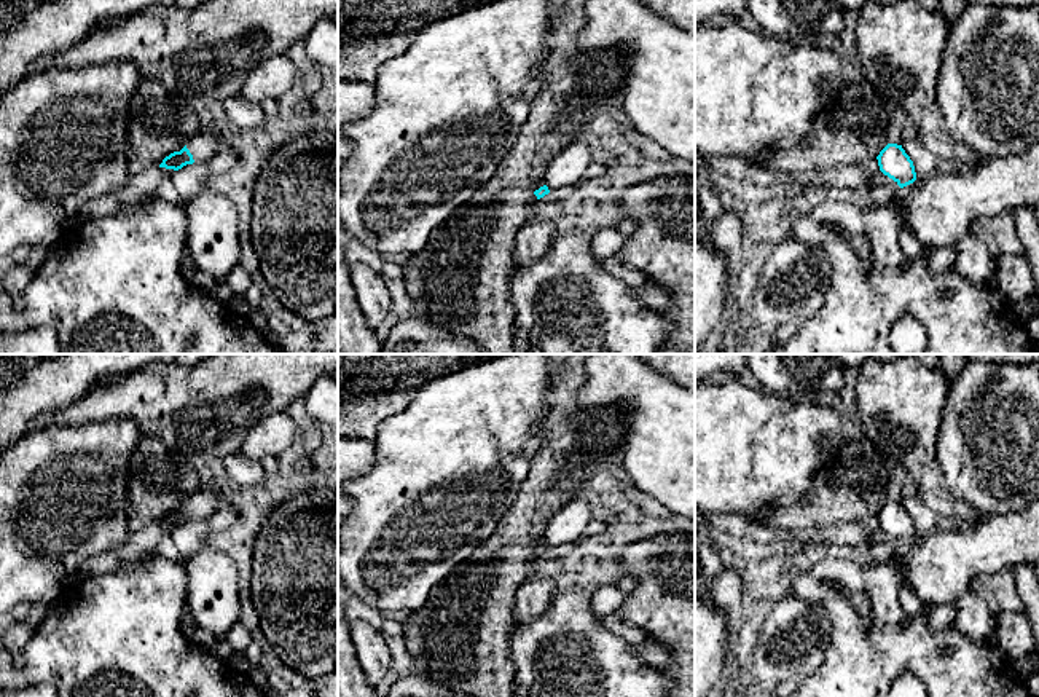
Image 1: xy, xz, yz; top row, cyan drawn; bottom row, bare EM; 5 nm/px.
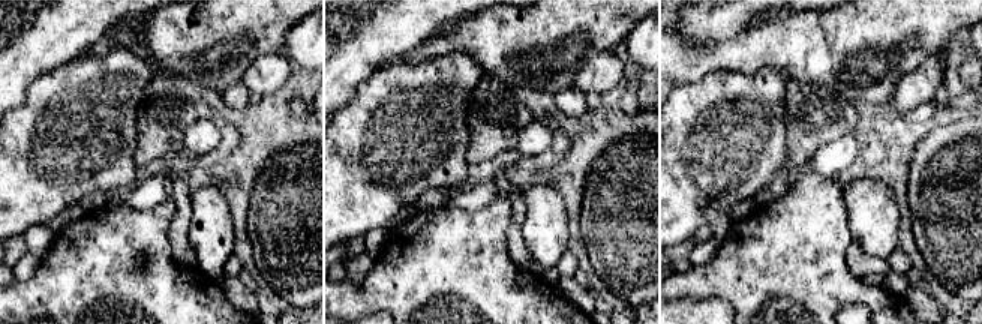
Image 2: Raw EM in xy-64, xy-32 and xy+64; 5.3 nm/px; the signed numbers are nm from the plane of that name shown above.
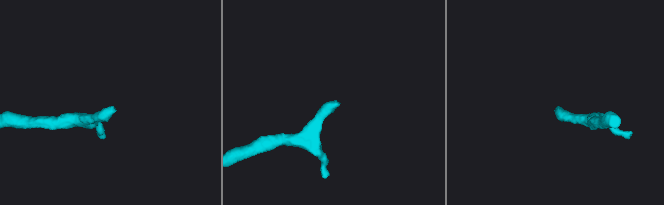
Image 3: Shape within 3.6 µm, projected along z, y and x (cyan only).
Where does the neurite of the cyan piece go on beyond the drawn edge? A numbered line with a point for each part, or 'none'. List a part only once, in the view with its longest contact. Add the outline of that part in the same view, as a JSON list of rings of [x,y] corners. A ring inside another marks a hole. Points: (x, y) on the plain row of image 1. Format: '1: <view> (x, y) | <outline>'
1: xy (201, 503) | [[[198,490],[186,499],[194,520],[210,517],[222,504],[223,501],[217,494],[206,490]]]

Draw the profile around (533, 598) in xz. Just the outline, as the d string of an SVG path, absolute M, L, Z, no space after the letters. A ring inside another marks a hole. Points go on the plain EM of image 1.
M553 579L526 581L516 590L513 625L527 624L547 611L556 595Z

